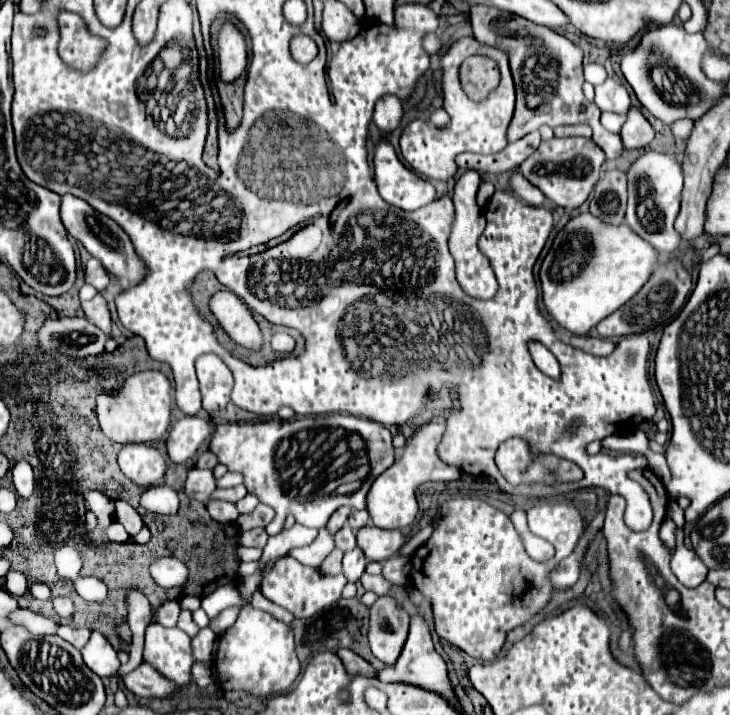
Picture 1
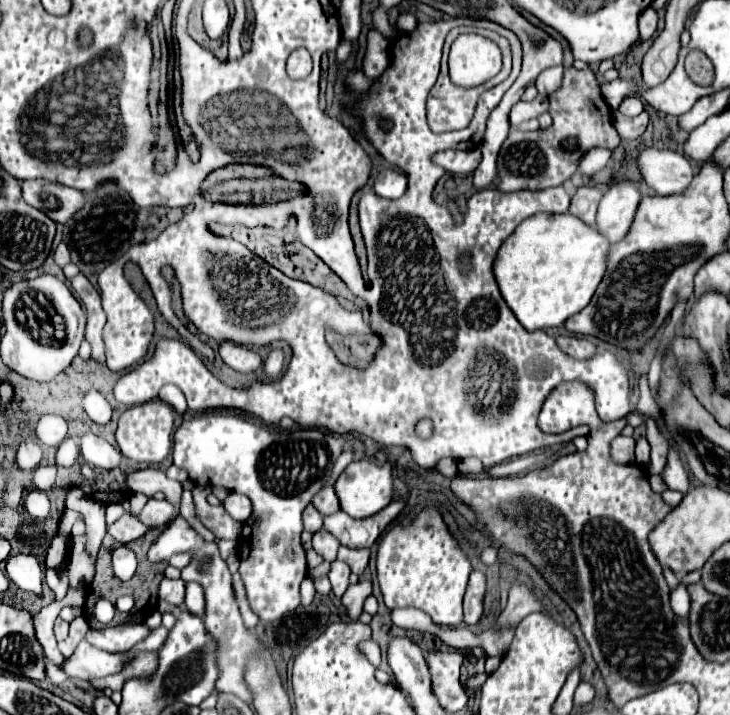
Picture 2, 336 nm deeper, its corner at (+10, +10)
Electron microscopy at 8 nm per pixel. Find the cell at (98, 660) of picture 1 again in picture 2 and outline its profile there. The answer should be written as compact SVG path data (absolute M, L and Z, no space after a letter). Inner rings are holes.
M127 622L119 626L105 626L101 630L89 628L89 632L85 634L85 640L91 646L101 648L105 652L127 652L129 648L133 648L133 644L137 644L137 640L141 640L141 636L147 636L147 634L149 634L149 628L145 624Z

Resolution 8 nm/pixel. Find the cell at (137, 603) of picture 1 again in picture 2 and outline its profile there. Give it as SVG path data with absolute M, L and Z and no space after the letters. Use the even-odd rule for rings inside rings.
M55 602L55 604L43 608L43 610L33 618L37 640L41 642L41 646L43 646L43 650L45 650L45 656L47 656L51 662L55 662L55 664L61 664L61 662L65 660L63 654L57 650L55 636L51 634L51 630L53 630L53 620L57 618L59 610L61 610L61 608L59 608L57 602Z

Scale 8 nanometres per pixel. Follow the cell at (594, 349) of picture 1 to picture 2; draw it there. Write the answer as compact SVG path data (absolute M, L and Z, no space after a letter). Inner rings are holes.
M557 336L557 344L561 350L565 350L573 358L589 358L597 350L593 342L589 342L587 338L577 338L577 336Z

